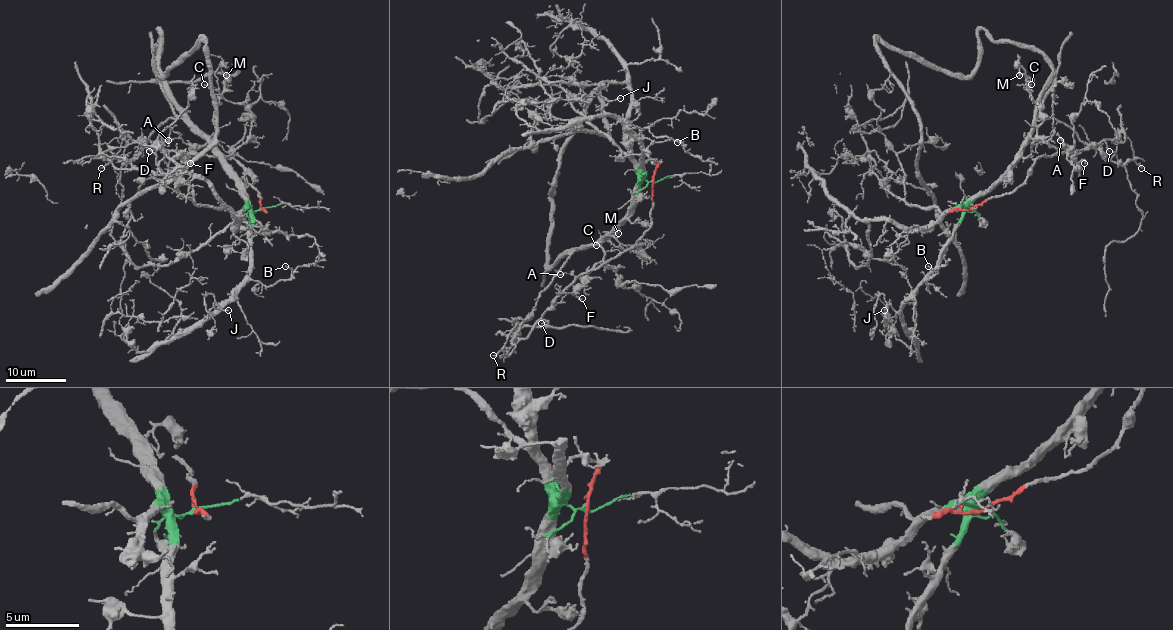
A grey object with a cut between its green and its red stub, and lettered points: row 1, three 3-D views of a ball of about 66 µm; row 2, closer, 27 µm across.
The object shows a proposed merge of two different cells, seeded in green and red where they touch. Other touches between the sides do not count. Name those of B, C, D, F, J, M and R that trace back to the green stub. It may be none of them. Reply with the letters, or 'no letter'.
B, C, F, J, M

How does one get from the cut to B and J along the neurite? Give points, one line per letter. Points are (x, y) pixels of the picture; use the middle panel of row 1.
B: (652, 182), (644, 178), (641, 141), (644, 138), (678, 140), (684, 147), (678, 141)
J: (652, 182), (644, 178), (643, 147), (620, 122), (602, 110), (620, 97)

